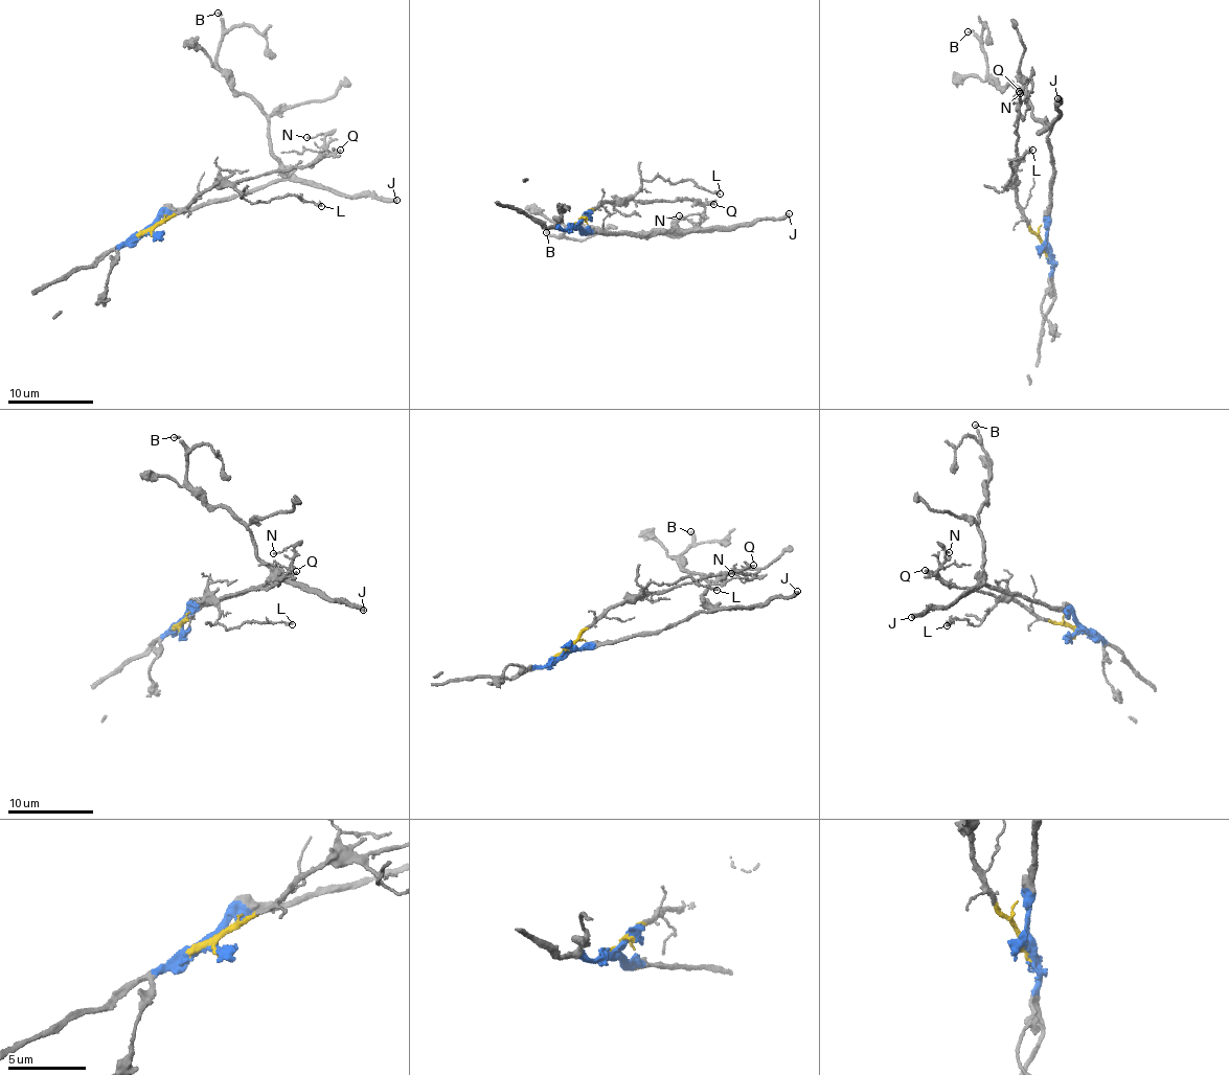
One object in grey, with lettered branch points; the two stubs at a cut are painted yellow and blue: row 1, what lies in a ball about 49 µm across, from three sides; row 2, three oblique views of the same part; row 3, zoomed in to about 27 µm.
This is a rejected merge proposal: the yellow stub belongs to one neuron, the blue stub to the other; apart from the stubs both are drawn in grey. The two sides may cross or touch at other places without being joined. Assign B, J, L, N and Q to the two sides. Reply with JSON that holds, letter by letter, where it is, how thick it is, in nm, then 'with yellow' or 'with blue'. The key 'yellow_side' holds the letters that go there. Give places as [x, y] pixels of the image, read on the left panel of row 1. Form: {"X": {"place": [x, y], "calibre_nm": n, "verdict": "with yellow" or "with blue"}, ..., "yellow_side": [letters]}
{"B": {"place": [218, 13], "calibre_nm": 240, "verdict": "with blue"}, "J": {"place": [396, 200], "calibre_nm": 360, "verdict": "with blue"}, "L": {"place": [321, 206], "calibre_nm": 200, "verdict": "with yellow"}, "N": {"place": [306, 137], "calibre_nm": 120, "verdict": "with yellow"}, "Q": {"place": [340, 150], "calibre_nm": 80, "verdict": "with yellow"}, "yellow_side": ["L", "N", "Q"]}

